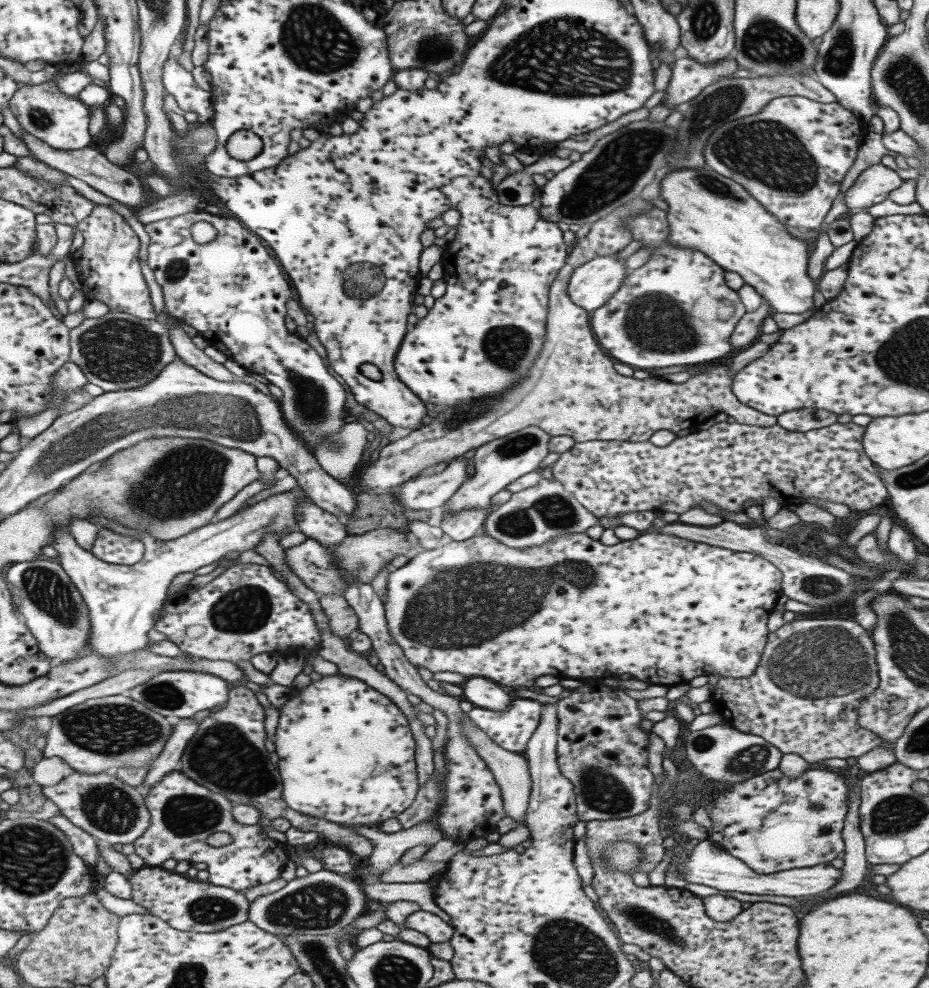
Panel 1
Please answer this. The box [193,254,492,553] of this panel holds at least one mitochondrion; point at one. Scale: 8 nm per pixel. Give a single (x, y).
(311, 399)

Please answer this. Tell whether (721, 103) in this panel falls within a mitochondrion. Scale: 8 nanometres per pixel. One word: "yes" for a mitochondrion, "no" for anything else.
yes

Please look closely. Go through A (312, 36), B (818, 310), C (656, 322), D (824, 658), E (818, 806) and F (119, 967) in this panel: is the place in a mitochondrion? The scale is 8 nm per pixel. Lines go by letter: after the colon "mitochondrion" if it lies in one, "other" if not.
A: mitochondrion
B: other
C: mitochondrion
D: mitochondrion
E: mitochondrion
F: other

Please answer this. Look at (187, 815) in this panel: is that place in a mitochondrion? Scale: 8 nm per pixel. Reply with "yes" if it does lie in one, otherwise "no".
yes

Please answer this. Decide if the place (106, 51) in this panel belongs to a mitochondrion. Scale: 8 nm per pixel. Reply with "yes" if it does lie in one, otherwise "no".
no

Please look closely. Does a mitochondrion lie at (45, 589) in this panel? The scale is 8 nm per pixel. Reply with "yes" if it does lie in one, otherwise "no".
yes

